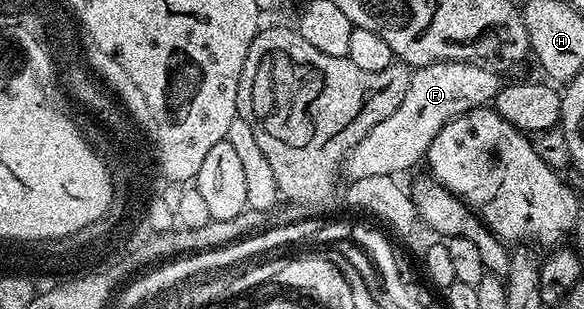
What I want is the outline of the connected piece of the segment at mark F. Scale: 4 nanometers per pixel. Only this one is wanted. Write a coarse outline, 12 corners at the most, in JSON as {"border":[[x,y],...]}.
{"border":[[471,61],[412,74],[402,107],[348,152],[349,182],[396,177],[487,106],[501,74]]}

